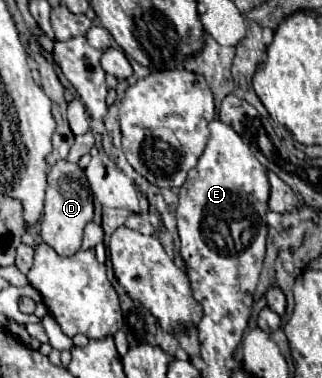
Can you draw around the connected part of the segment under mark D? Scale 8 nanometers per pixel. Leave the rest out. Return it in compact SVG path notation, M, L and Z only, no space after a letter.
M63 161L49 169L47 173L47 193L45 193L45 209L41 221L41 237L47 245L51 245L57 255L71 257L81 249L81 237L85 225L93 219L93 195L87 187L83 169L75 163Z

